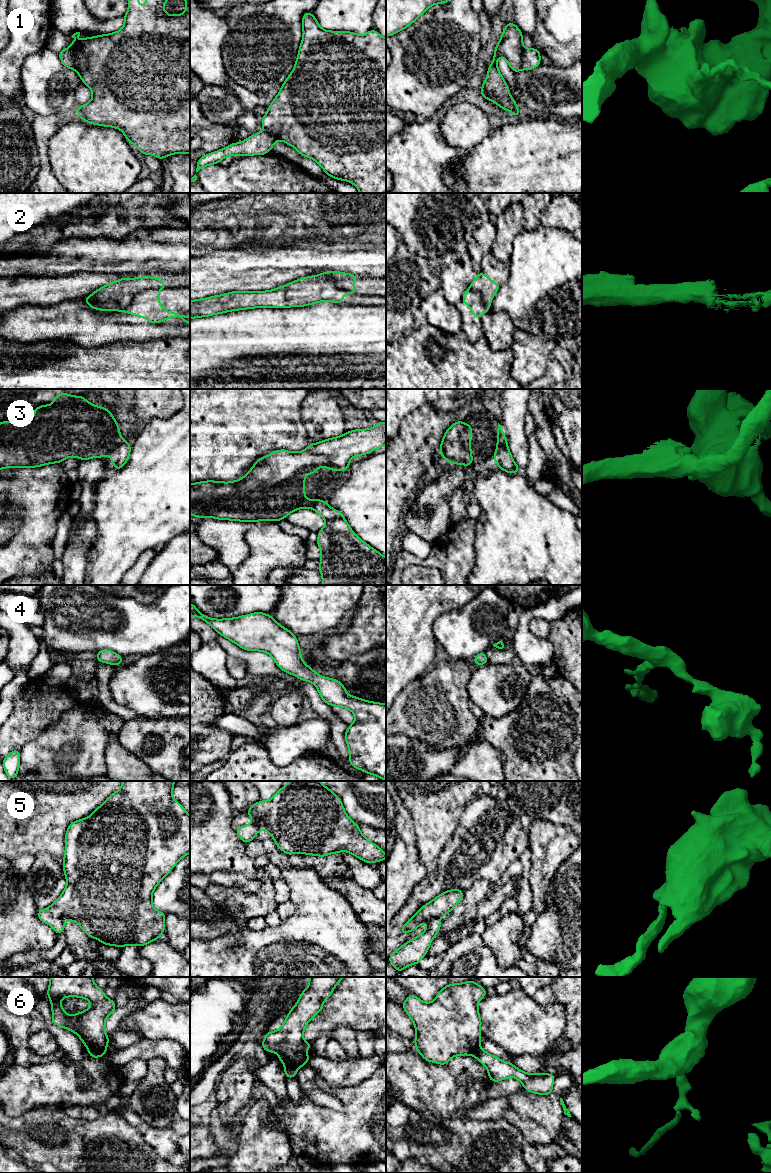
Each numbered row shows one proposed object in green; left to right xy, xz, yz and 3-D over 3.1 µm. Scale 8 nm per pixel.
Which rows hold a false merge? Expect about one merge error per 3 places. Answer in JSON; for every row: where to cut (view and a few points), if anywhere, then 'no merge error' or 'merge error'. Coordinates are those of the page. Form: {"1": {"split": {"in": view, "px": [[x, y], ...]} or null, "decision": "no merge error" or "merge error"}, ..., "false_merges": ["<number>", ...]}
{"1": {"split": {"in": "xy", "px": [[70, 47], [73, 52], [74, 68]]}, "decision": "merge error"}, "2": {"split": {"in": "xy", "px": [[159, 288], [147, 288], [139, 291], [122, 310]]}, "decision": "merge error"}, "3": {"split": {"in": "xy", "px": [[123, 439], [110, 452]]}, "decision": "merge error"}, "4": {"split": null, "decision": "no merge error"}, "5": {"split": null, "decision": "no merge error"}, "6": {"split": {"in": "xz", "px": [[285, 1065], [291, 1065], [296, 1069]]}, "decision": "merge error"}, "false_merges": ["1", "2", "3", "6"]}

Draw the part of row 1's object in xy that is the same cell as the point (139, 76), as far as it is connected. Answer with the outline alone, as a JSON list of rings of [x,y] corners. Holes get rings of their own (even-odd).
[[[128,0],[129,8],[124,15],[124,27],[114,33],[87,37],[79,41],[72,40],[74,52],[74,70],[82,82],[92,91],[92,100],[77,106],[78,117],[89,124],[115,127],[123,132],[126,139],[134,144],[143,155],[151,154],[160,160],[177,153],[190,154],[190,0],[185,0],[186,11],[181,15],[169,15],[164,11],[163,4],[168,0],[146,0],[146,6],[138,4],[138,0]]]

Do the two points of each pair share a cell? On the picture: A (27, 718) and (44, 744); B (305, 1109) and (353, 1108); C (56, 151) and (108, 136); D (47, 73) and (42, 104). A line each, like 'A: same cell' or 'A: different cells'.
A: different cells
B: same cell
C: same cell
D: same cell

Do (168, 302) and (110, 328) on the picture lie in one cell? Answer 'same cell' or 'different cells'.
same cell

